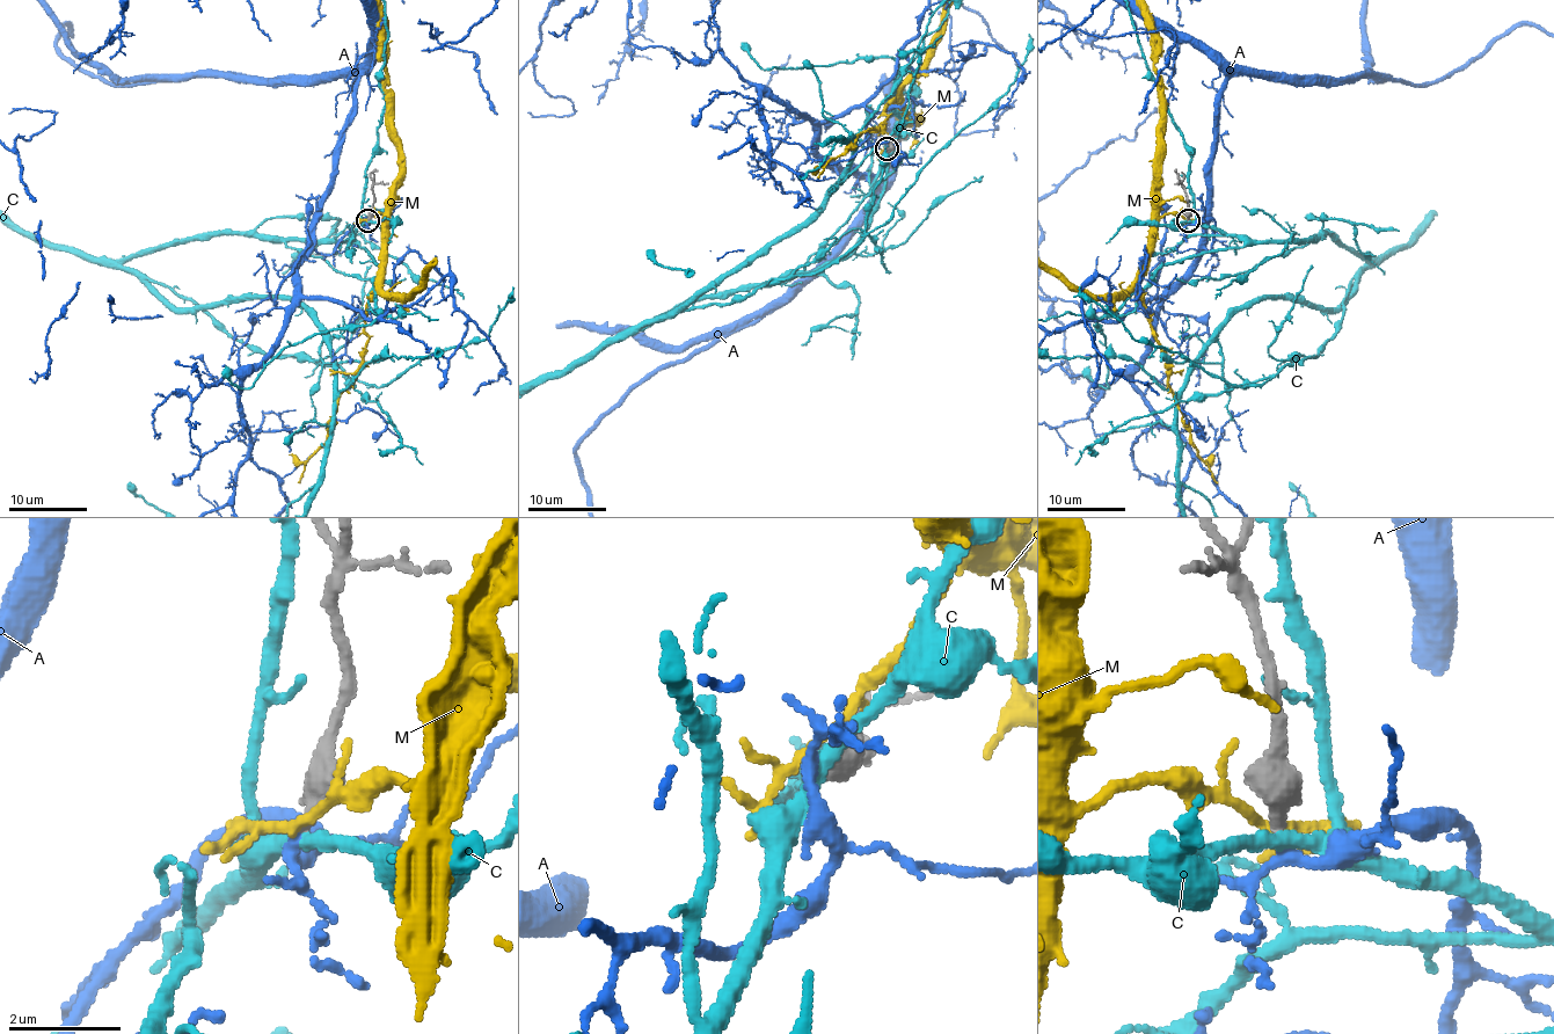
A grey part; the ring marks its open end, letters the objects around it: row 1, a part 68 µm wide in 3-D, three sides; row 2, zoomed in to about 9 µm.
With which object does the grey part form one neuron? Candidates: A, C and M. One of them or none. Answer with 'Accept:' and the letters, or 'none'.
Accept: A

